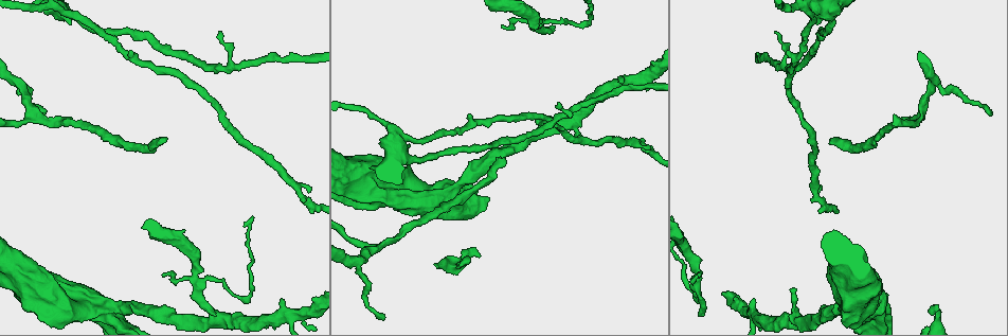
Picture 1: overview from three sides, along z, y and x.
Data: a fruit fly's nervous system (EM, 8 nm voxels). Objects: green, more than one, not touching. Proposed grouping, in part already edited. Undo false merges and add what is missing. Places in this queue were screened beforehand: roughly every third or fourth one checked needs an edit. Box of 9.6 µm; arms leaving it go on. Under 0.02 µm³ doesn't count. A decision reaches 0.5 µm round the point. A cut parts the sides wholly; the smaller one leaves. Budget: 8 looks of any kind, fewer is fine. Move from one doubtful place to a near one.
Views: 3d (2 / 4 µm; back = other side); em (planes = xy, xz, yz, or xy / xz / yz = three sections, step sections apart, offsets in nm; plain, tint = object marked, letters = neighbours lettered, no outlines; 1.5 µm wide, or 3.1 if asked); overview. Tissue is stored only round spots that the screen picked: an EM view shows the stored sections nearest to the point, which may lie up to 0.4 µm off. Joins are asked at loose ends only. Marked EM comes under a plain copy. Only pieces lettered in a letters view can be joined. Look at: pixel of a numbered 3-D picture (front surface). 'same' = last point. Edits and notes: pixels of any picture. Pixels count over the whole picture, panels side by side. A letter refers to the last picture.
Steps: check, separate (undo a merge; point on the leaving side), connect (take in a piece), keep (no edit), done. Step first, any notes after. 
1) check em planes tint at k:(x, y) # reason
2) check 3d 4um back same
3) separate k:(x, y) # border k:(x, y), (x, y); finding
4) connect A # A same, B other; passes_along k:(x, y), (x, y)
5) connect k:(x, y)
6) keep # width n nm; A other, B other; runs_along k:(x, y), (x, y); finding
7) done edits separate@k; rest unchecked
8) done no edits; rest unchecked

check em planes letters at 1:(436, 265) # free end

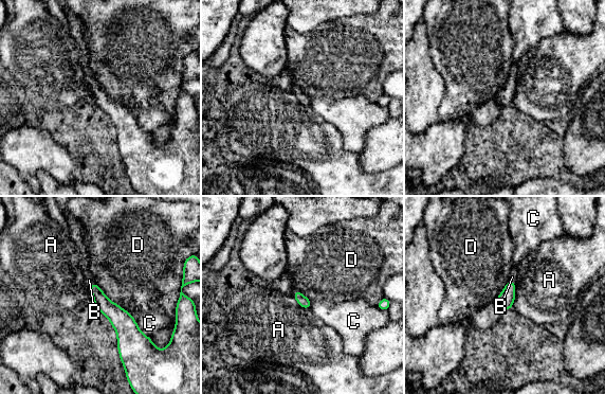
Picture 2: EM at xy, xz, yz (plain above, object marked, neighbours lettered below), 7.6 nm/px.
connect B # A other, B same, C other, D other; passes_along 2:(108, 308), (91, 284), (89, 280); the neuron continues

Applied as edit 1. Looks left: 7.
check overview

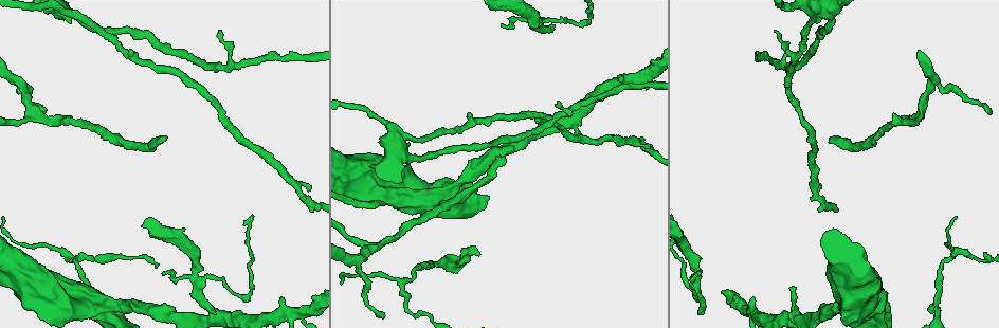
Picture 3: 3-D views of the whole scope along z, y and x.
check 3d 4um at 3:(989, 113) # an open end

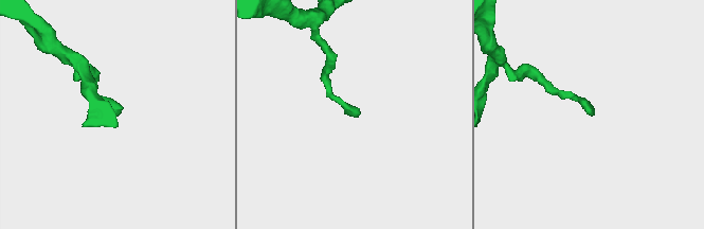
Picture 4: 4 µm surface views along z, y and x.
check em xz step 4 tint at 4:(120, 112) # need the tissue

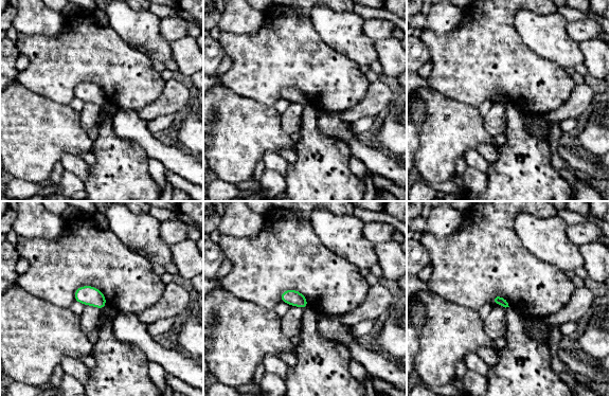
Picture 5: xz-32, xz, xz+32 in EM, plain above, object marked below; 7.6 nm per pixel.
check em planes letters same

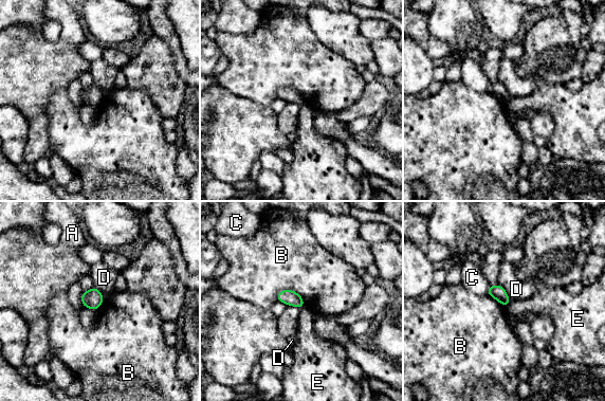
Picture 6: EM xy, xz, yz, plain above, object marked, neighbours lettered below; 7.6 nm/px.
keep # longest_contact B 240 nm; A other, B other, C other, D other, E other; border 6:(276, 295), (294, 290), (305, 306); none of them fits

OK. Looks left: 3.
check em planes letters at 3:(832, 12) # thick turns thin

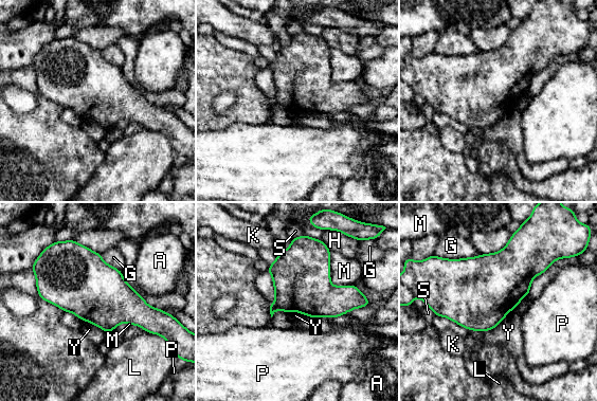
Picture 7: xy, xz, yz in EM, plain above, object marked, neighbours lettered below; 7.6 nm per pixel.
keep # A other, G other, H other, K other, L other, M other, P other, S other, Y other; border 7:(513, 308), (489, 330); one neuron here

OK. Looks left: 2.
done edits connect@2; rest unchecked

